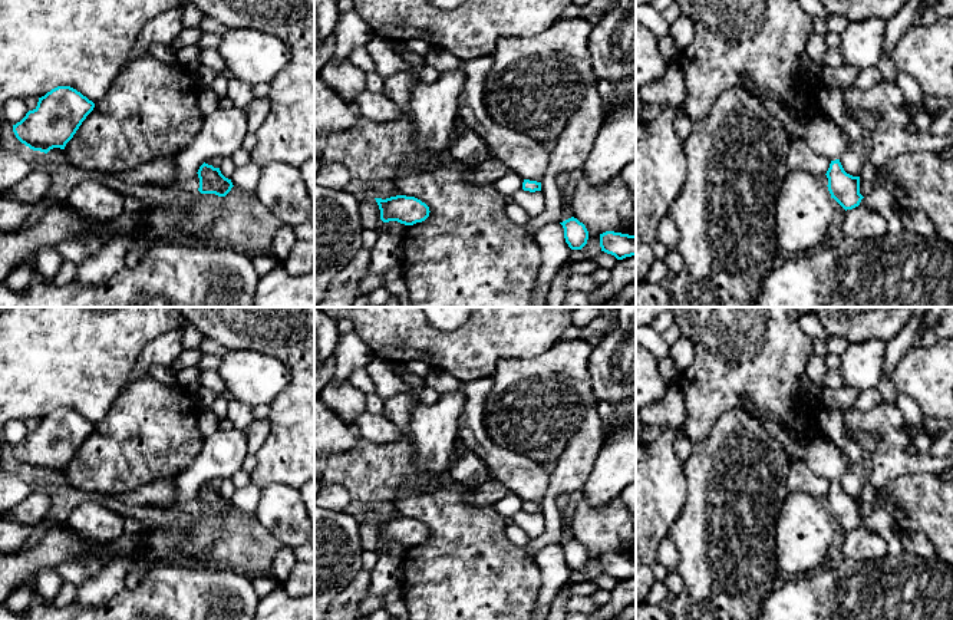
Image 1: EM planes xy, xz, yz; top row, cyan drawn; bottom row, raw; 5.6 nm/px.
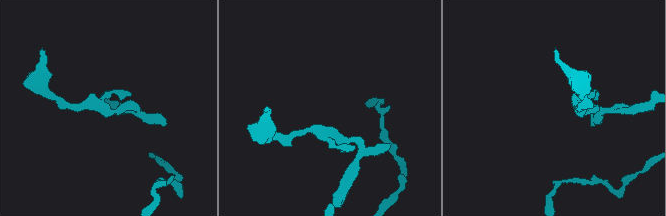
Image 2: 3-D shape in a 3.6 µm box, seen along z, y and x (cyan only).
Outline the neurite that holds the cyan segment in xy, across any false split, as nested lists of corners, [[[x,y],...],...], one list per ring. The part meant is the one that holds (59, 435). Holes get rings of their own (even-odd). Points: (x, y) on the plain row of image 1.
[[[57,408],[13,446],[16,459],[33,472],[65,471],[95,425],[70,408]]]

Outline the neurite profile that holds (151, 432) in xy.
[[[152,376],[128,383],[66,465],[63,472],[69,485],[89,492],[121,495],[159,479],[175,479],[201,452],[204,438],[198,426],[199,409],[195,396],[178,383],[169,386]]]

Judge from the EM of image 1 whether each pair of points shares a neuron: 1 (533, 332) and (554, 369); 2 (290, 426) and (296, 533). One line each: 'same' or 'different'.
1: different
2: different

